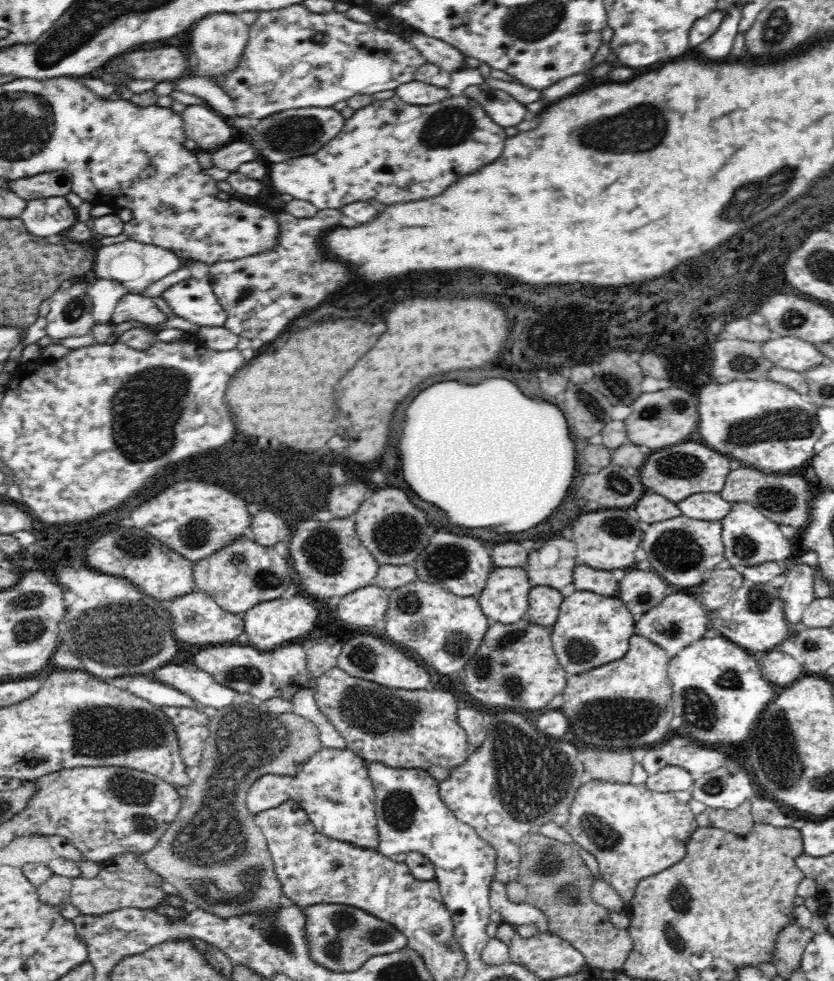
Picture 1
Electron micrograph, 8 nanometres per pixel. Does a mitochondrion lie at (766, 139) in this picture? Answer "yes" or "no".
no

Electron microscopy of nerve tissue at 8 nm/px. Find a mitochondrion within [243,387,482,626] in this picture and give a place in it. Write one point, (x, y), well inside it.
(395, 534)

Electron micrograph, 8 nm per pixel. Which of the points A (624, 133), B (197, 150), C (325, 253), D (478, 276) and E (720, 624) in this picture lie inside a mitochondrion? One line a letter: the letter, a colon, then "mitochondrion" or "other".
A: mitochondrion
B: other
C: other
D: other
E: other

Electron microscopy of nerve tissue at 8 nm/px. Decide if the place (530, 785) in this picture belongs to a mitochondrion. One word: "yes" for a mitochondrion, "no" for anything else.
yes

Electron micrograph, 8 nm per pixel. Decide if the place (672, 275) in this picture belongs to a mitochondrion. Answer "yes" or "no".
no

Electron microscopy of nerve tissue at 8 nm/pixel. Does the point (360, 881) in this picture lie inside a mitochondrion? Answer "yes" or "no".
no

